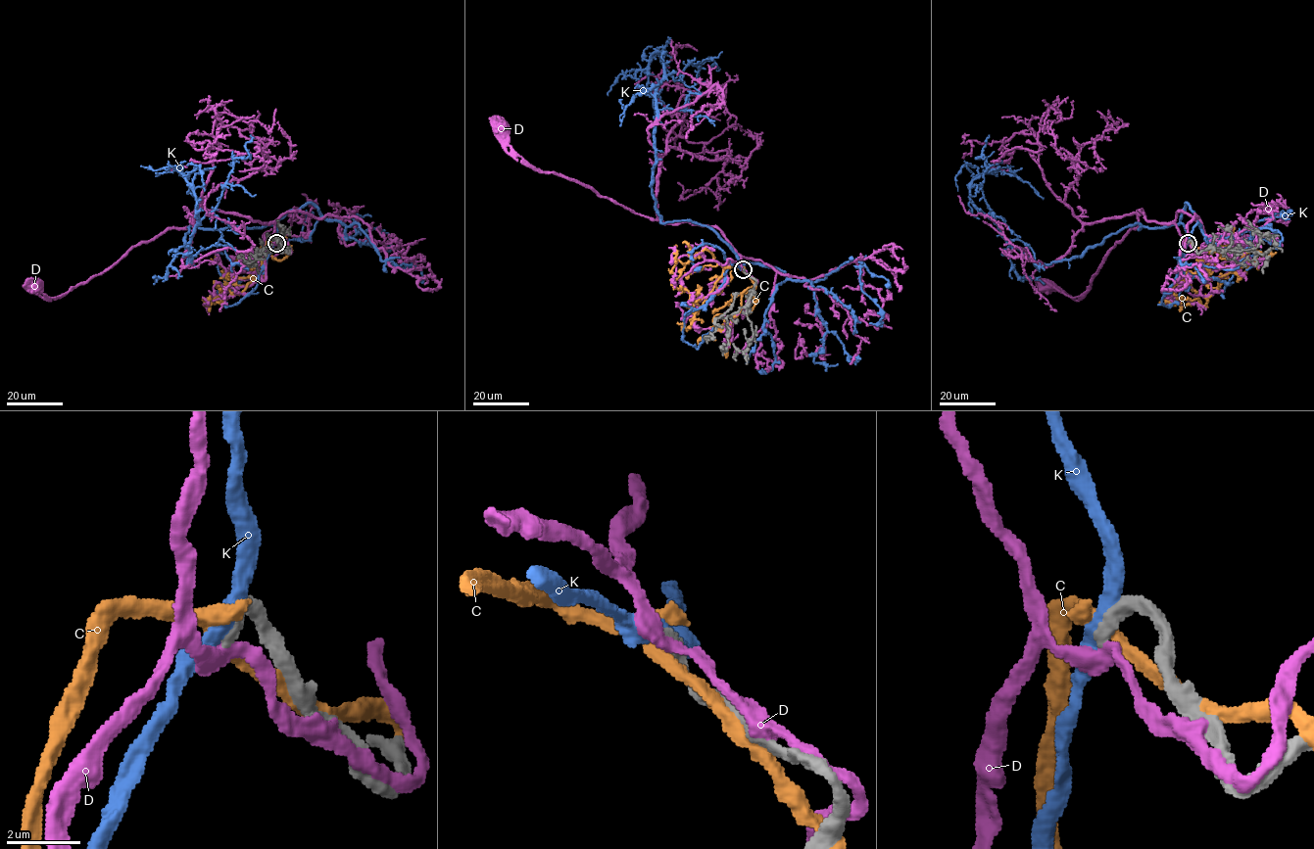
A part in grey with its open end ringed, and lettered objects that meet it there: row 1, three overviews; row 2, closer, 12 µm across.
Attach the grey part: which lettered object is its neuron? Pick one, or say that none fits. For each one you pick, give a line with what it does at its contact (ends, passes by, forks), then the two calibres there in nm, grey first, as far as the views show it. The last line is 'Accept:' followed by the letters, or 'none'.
Accept: none

